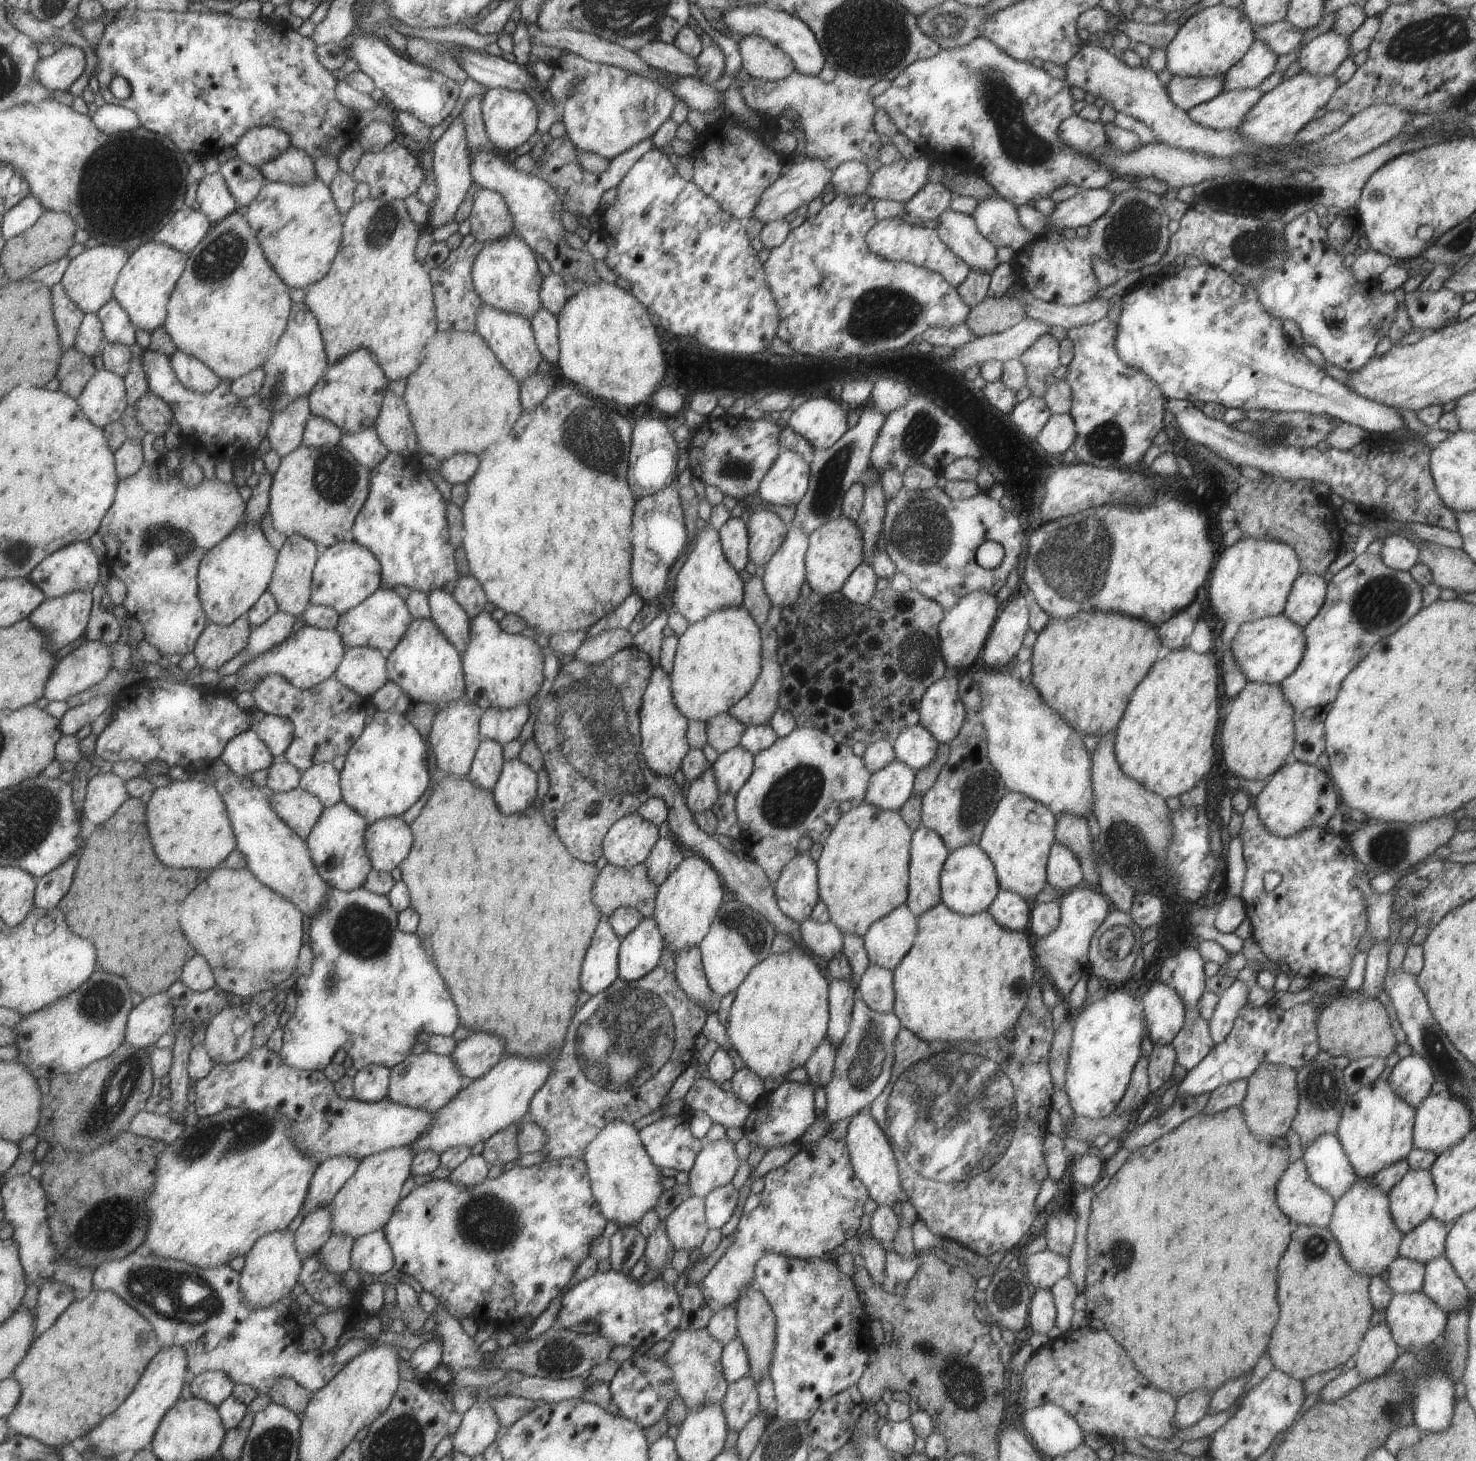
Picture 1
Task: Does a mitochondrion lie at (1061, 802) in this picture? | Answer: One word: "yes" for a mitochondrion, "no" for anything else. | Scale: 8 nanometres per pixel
no

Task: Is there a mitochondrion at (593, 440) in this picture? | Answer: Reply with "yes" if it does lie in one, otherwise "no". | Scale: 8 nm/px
yes

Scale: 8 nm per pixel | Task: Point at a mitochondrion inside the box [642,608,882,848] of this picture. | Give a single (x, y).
(787, 805)

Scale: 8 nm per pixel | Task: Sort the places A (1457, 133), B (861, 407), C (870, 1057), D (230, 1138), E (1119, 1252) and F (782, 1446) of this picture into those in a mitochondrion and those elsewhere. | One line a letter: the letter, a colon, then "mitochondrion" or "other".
A: other
B: other
C: mitochondrion
D: mitochondrion
E: mitochondrion
F: mitochondrion

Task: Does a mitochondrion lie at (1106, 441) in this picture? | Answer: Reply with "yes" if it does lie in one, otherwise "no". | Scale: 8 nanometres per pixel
yes

